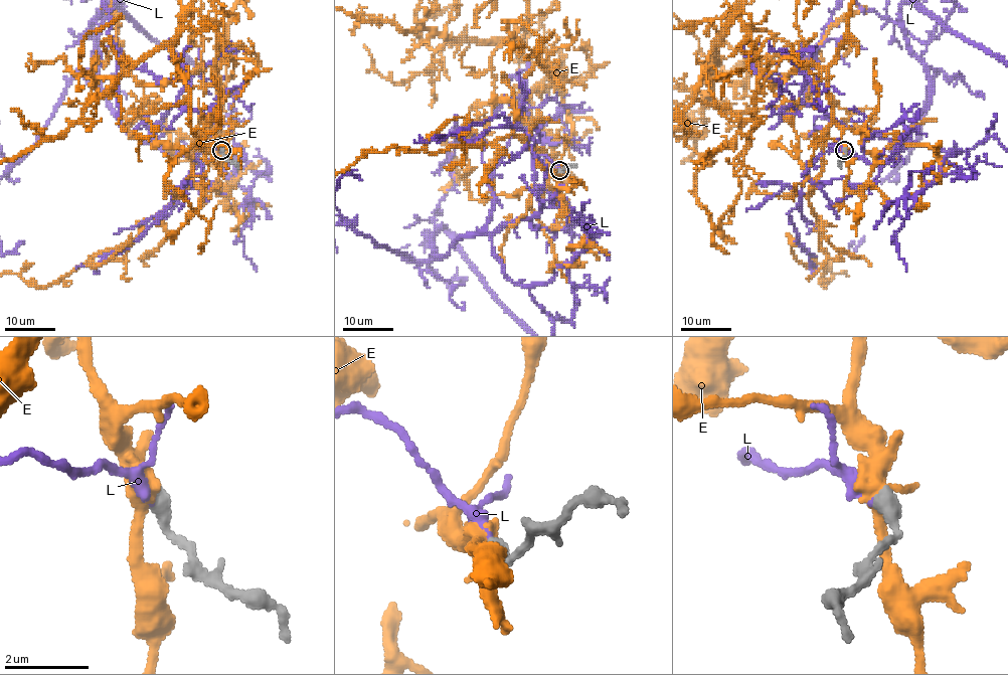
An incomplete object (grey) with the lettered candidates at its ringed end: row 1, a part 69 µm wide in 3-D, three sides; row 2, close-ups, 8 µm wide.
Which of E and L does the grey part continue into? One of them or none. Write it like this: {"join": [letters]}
{"join": ["L"]}

